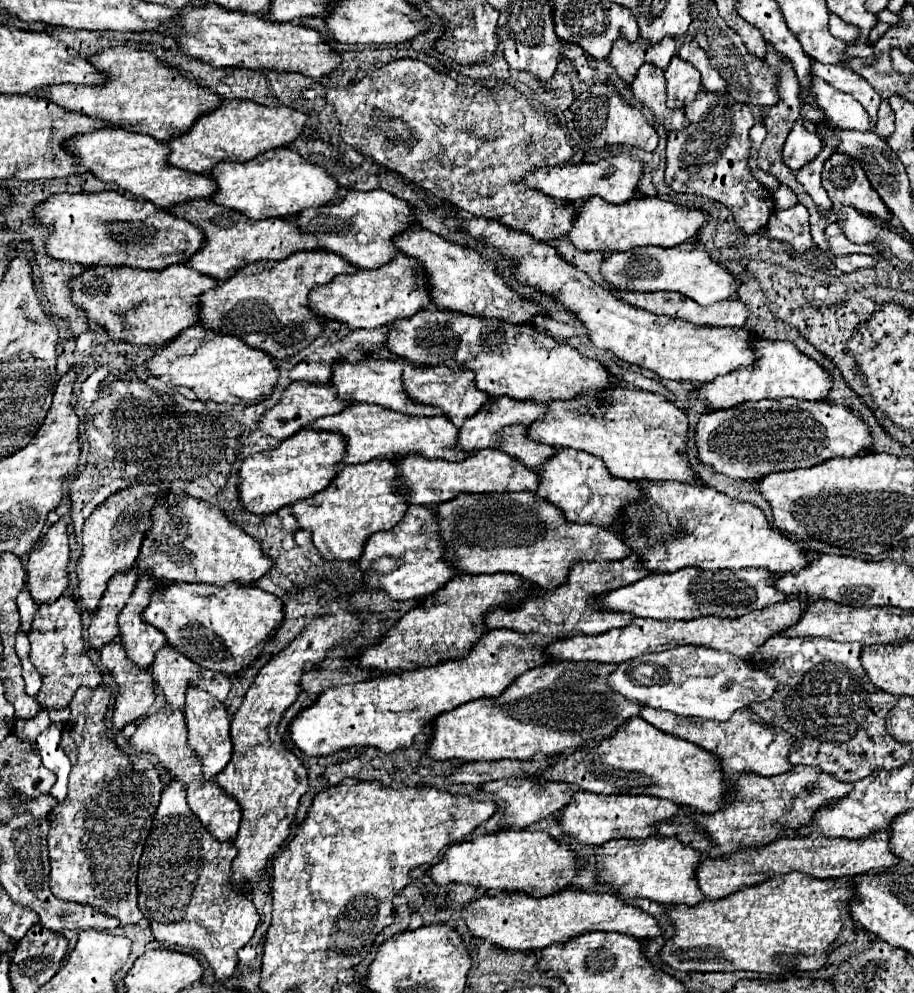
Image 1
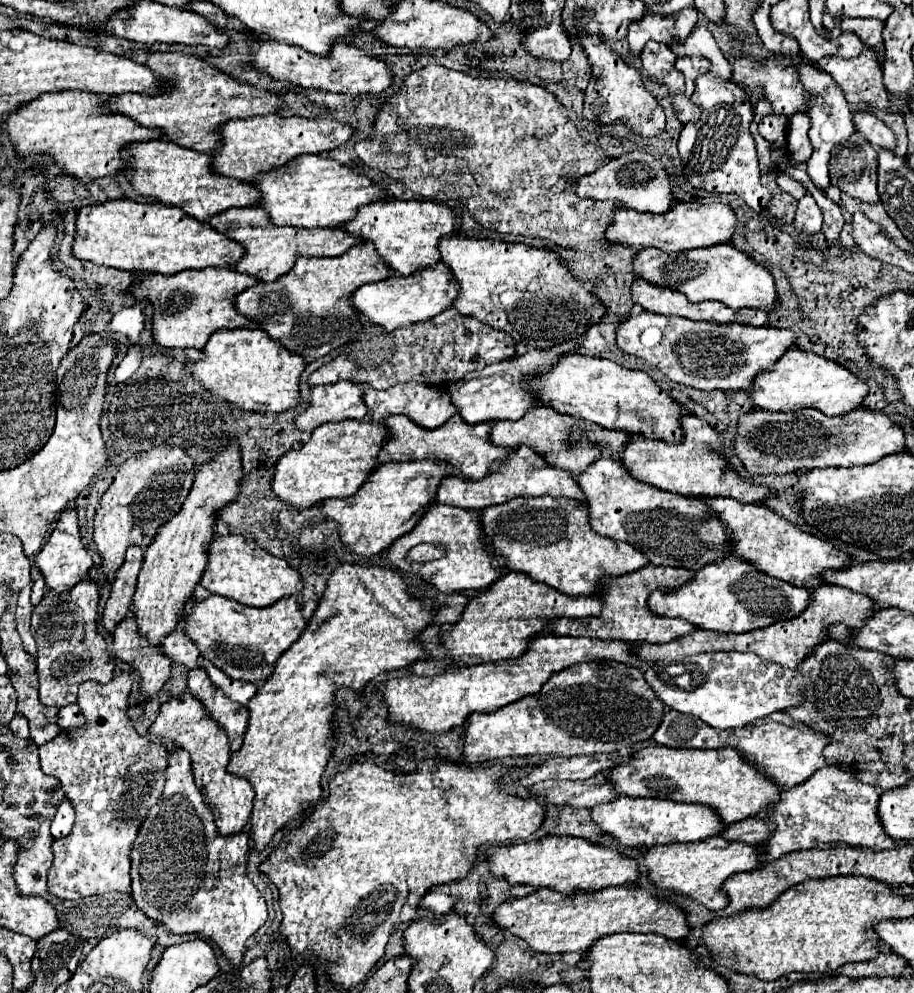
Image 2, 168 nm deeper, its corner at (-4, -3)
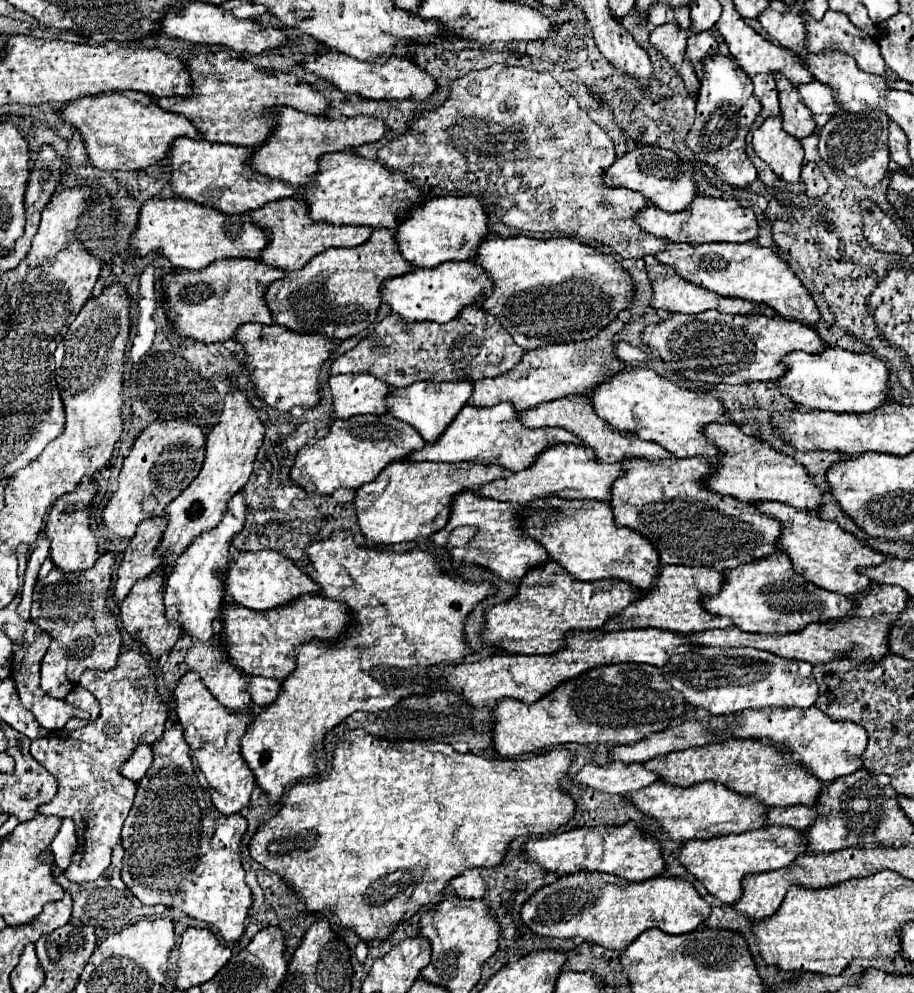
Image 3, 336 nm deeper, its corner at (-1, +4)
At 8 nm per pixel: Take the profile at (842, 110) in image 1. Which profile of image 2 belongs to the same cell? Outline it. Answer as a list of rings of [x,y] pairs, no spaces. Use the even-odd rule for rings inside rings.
[[[853,111],[853,125],[855,131],[861,133],[873,147],[885,147],[885,149],[895,147],[895,135],[875,115],[865,111]]]

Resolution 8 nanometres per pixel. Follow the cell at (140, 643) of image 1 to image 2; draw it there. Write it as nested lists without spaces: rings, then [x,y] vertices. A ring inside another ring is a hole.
[[[231,445],[223,451],[217,459],[205,463],[185,499],[177,517],[173,517],[161,531],[157,539],[153,539],[149,551],[145,551],[145,561],[139,573],[137,591],[131,601],[131,611],[137,619],[139,635],[145,637],[149,643],[159,645],[179,623],[183,607],[193,593],[197,581],[201,579],[201,571],[205,569],[205,551],[209,539],[213,535],[215,513],[225,503],[237,497],[237,487],[241,479],[241,453],[239,445]]]

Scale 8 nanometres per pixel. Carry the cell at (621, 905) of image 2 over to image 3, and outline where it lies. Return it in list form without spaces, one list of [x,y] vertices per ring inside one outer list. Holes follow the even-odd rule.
[[[578,872],[570,876],[560,876],[556,882],[542,886],[524,906],[522,920],[524,924],[540,936],[550,938],[584,938],[588,942],[600,944],[608,950],[622,952],[628,944],[636,940],[648,928],[660,928],[666,934],[686,934],[706,922],[710,916],[710,904],[698,894],[698,890],[684,878],[658,876],[646,882],[628,882],[614,874],[602,872]]]

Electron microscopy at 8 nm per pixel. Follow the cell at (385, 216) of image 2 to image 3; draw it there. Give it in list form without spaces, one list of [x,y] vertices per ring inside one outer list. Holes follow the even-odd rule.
[[[446,196],[446,198],[426,200],[424,206],[414,208],[414,212],[410,212],[410,216],[406,220],[402,220],[400,226],[396,228],[398,248],[400,248],[402,256],[416,268],[436,268],[438,264],[448,262],[448,260],[474,260],[476,258],[474,254],[476,254],[480,242],[486,240],[488,236],[490,236],[488,216],[486,216],[482,204],[474,196]]]

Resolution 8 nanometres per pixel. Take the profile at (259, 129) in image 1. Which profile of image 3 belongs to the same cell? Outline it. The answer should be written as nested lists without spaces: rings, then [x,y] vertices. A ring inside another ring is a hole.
[[[278,108],[276,110],[278,128],[274,130],[270,142],[266,140],[254,156],[250,158],[250,166],[270,178],[278,178],[290,182],[296,188],[306,188],[314,174],[318,174],[318,160],[328,152],[354,150],[368,142],[378,142],[390,134],[388,126],[380,118],[370,116],[354,116],[354,118],[328,118],[316,114],[304,114],[294,108]]]

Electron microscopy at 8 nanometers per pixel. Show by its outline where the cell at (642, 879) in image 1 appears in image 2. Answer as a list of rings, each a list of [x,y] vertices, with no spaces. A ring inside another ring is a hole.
[[[709,837],[705,841],[695,843],[653,845],[643,851],[643,859],[647,865],[647,879],[657,891],[673,891],[677,895],[687,895],[713,913],[721,911],[727,905],[727,897],[721,893],[723,881],[733,873],[751,871],[761,865],[757,847],[747,843],[727,843],[719,837]]]

